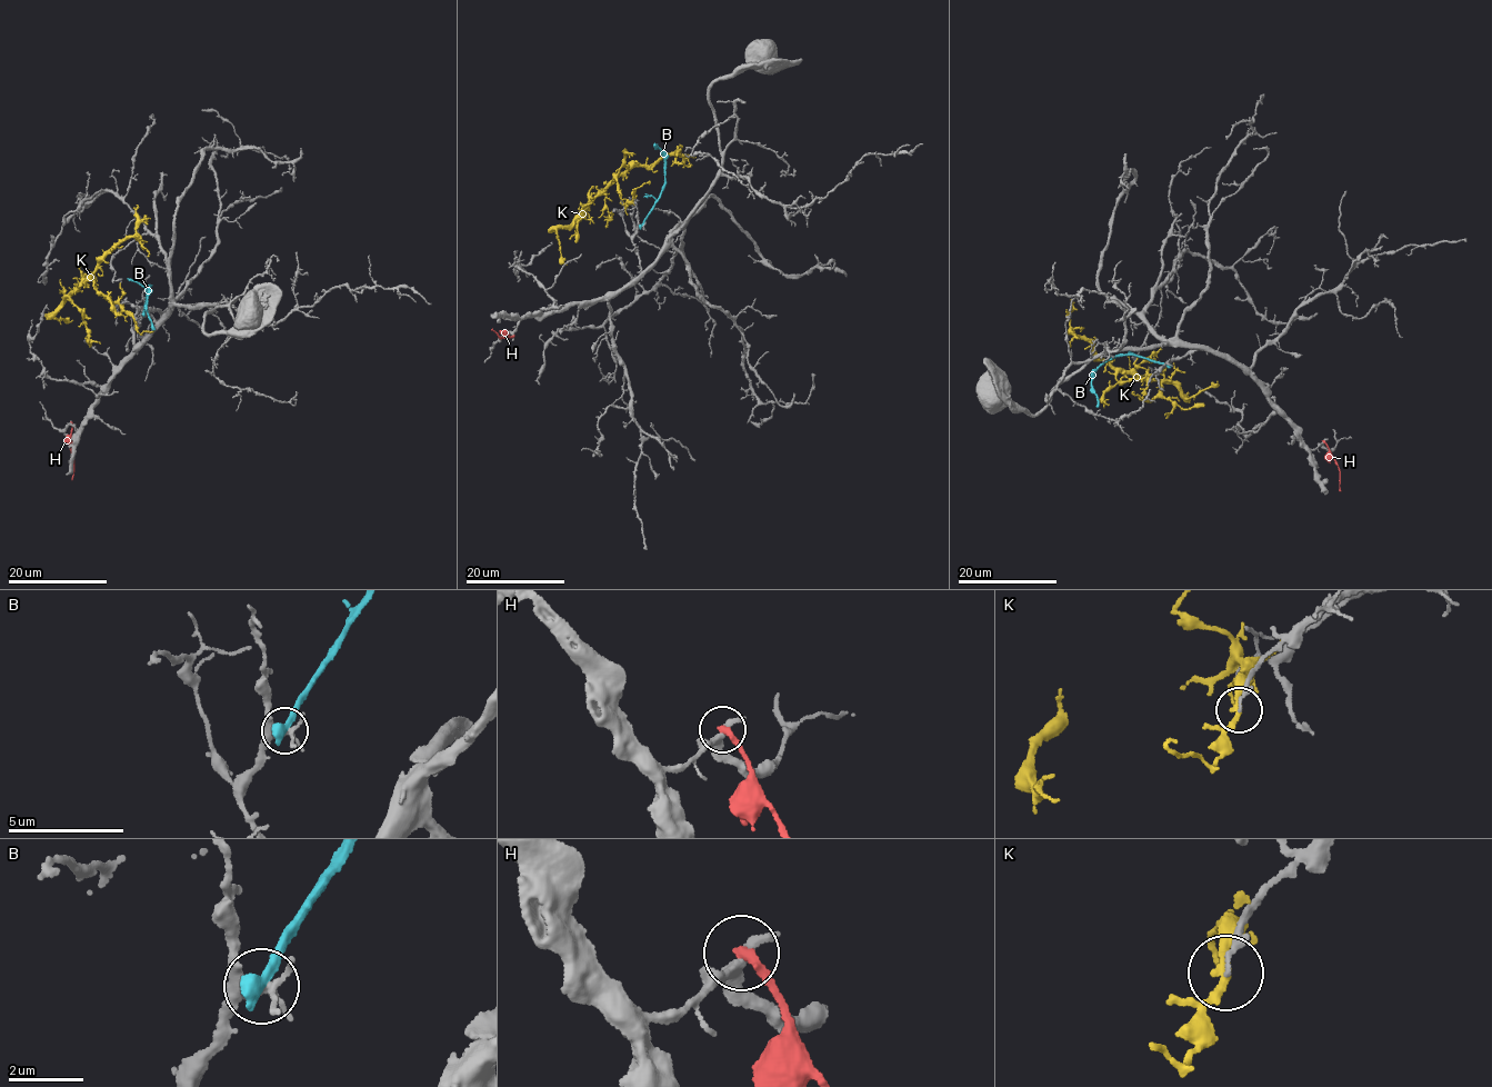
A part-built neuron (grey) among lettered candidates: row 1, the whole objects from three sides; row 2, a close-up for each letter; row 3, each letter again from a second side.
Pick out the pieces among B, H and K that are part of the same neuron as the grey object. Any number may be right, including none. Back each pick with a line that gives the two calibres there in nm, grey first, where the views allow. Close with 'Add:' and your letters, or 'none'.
Add: none

